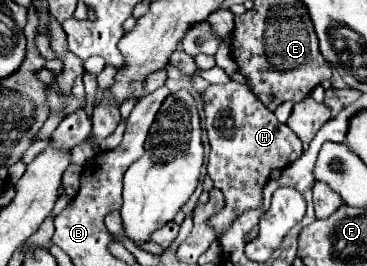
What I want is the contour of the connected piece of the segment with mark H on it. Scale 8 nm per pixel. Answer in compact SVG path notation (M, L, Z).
M232 79L224 85L208 85L202 91L202 103L206 113L204 129L210 143L208 175L226 197L226 207L210 219L210 225L216 233L224 233L242 211L260 207L262 187L272 169L284 169L296 161L302 153L302 141L270 109L264 109L264 103L246 85Z

